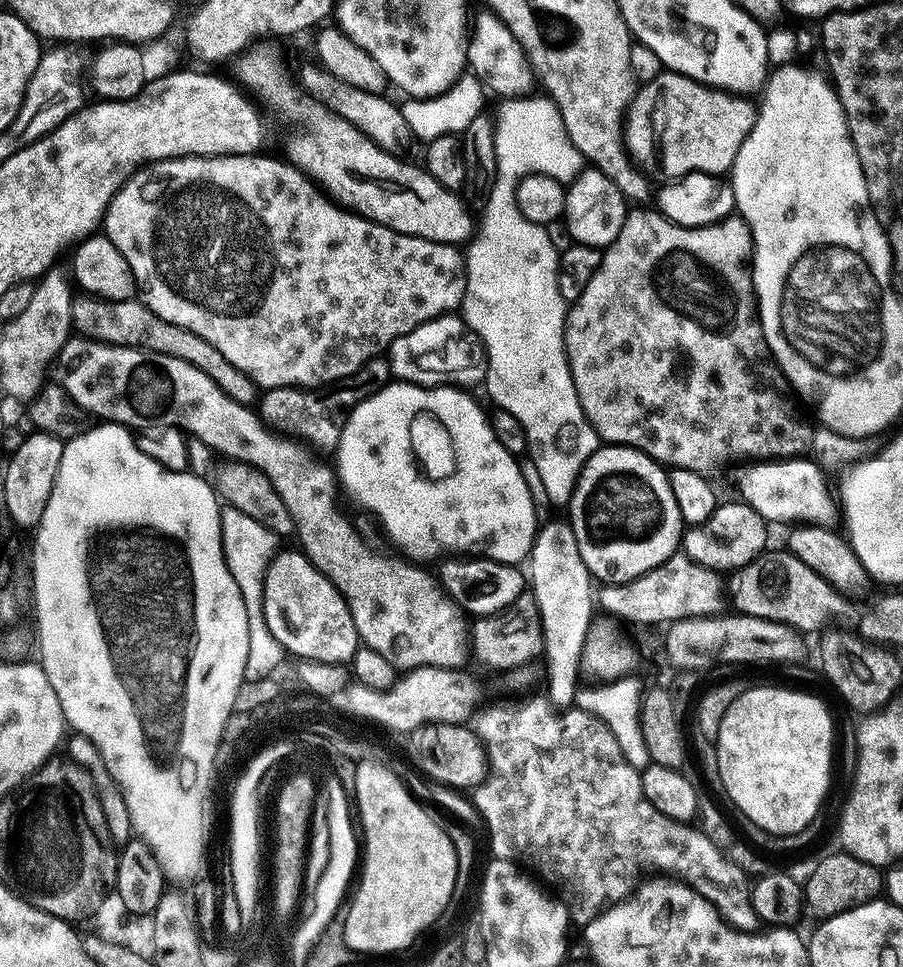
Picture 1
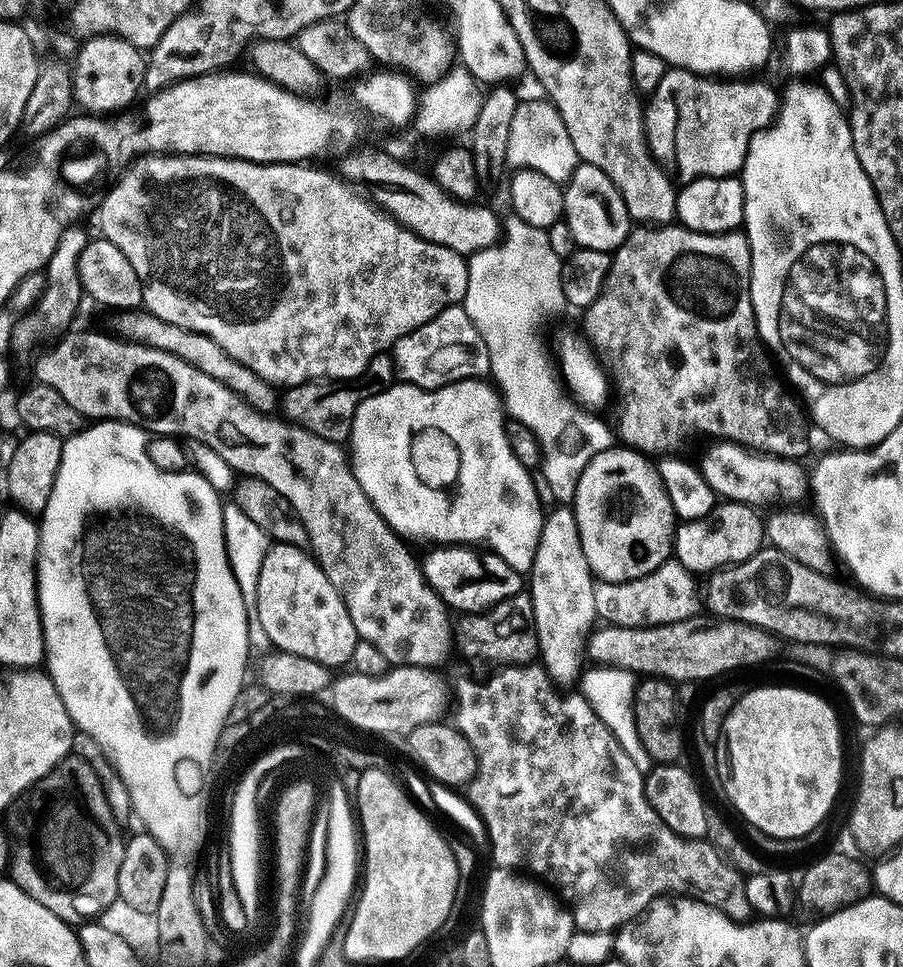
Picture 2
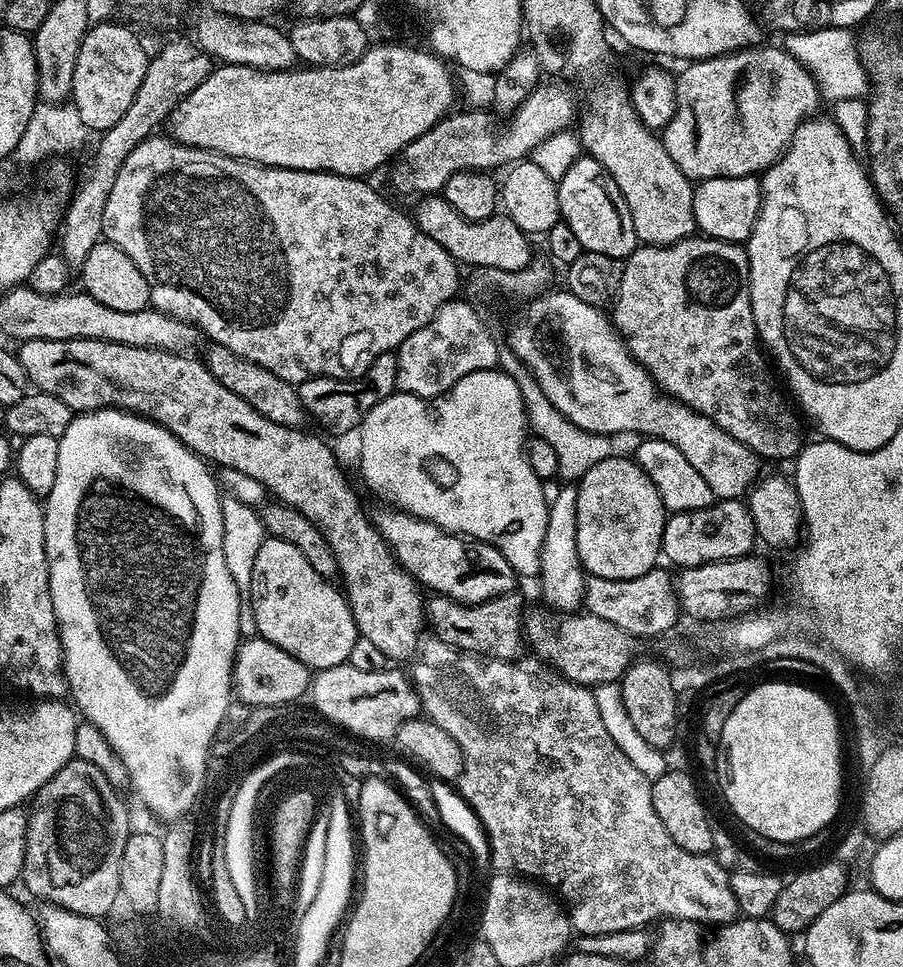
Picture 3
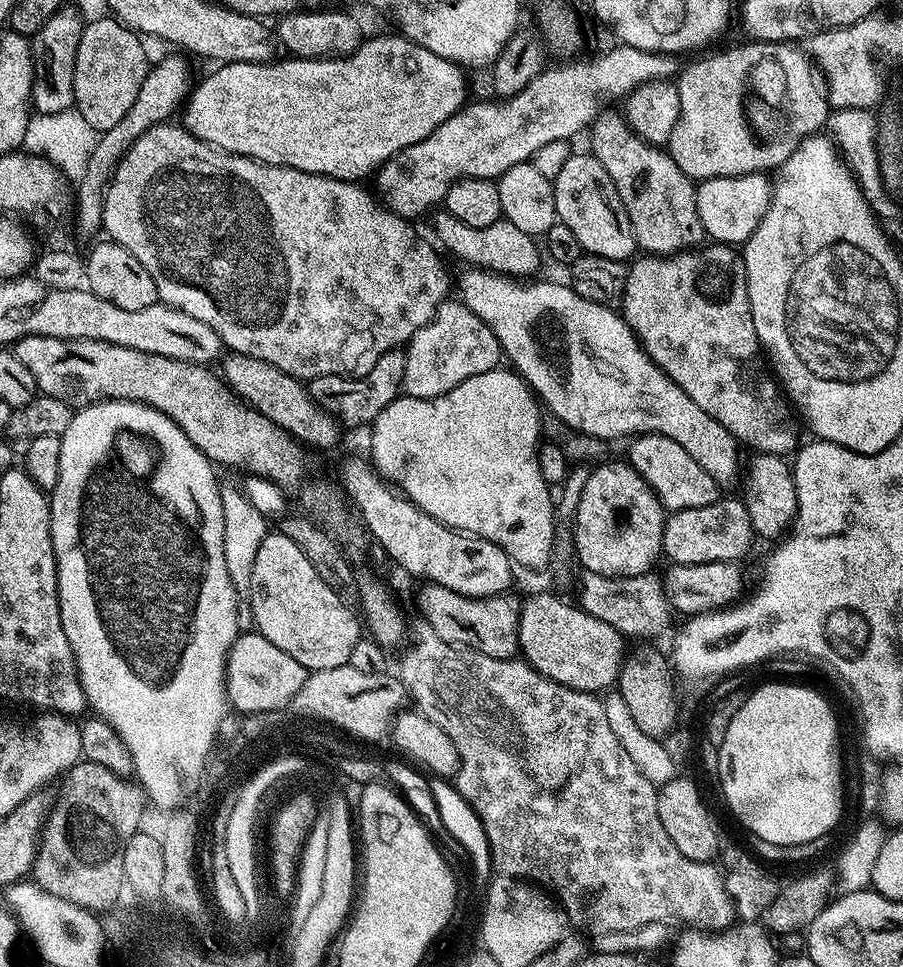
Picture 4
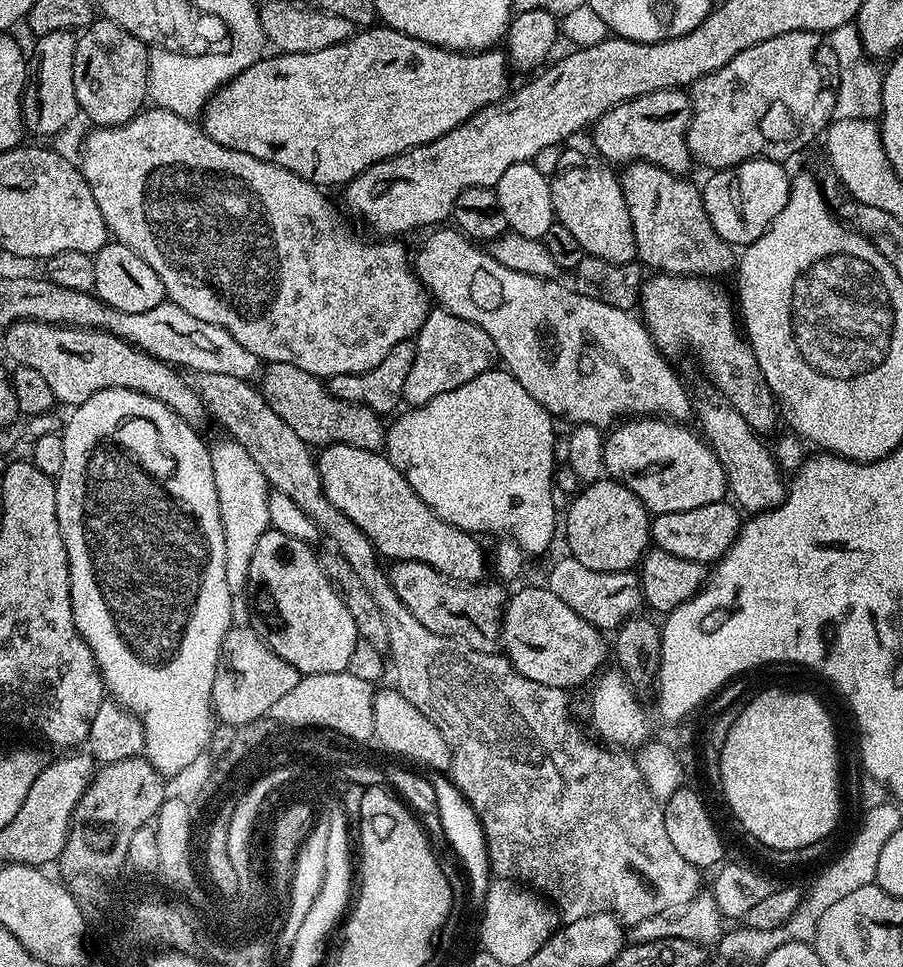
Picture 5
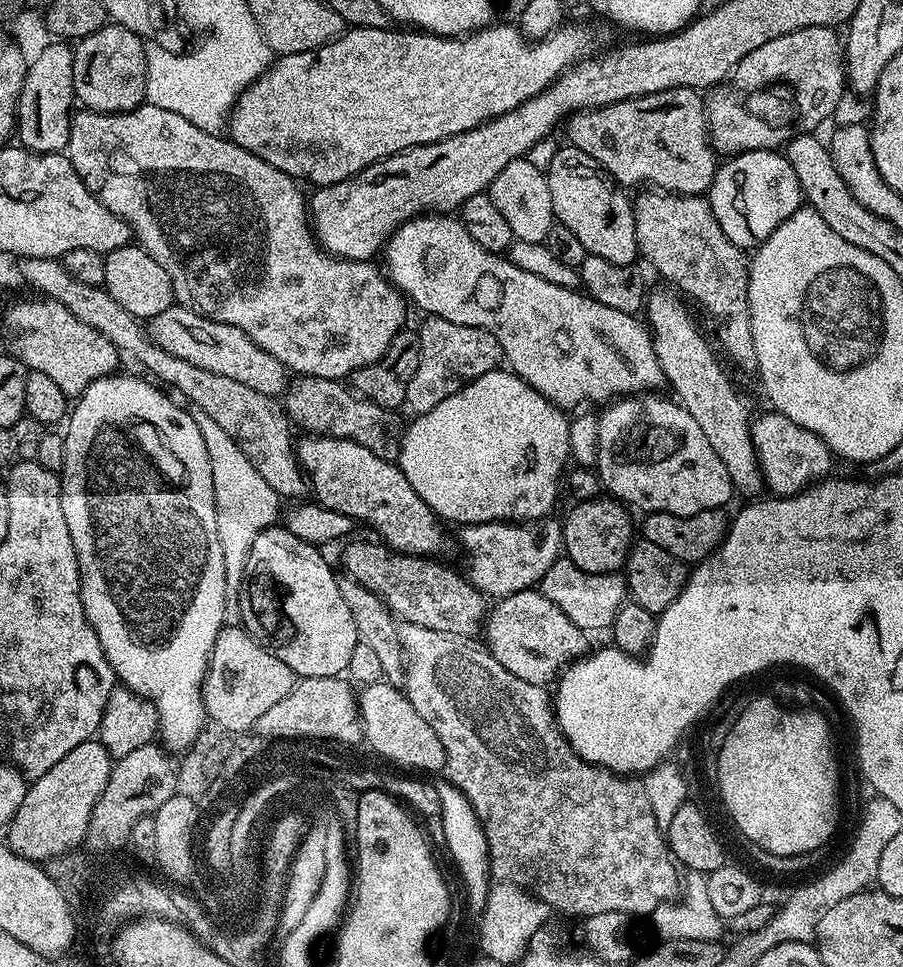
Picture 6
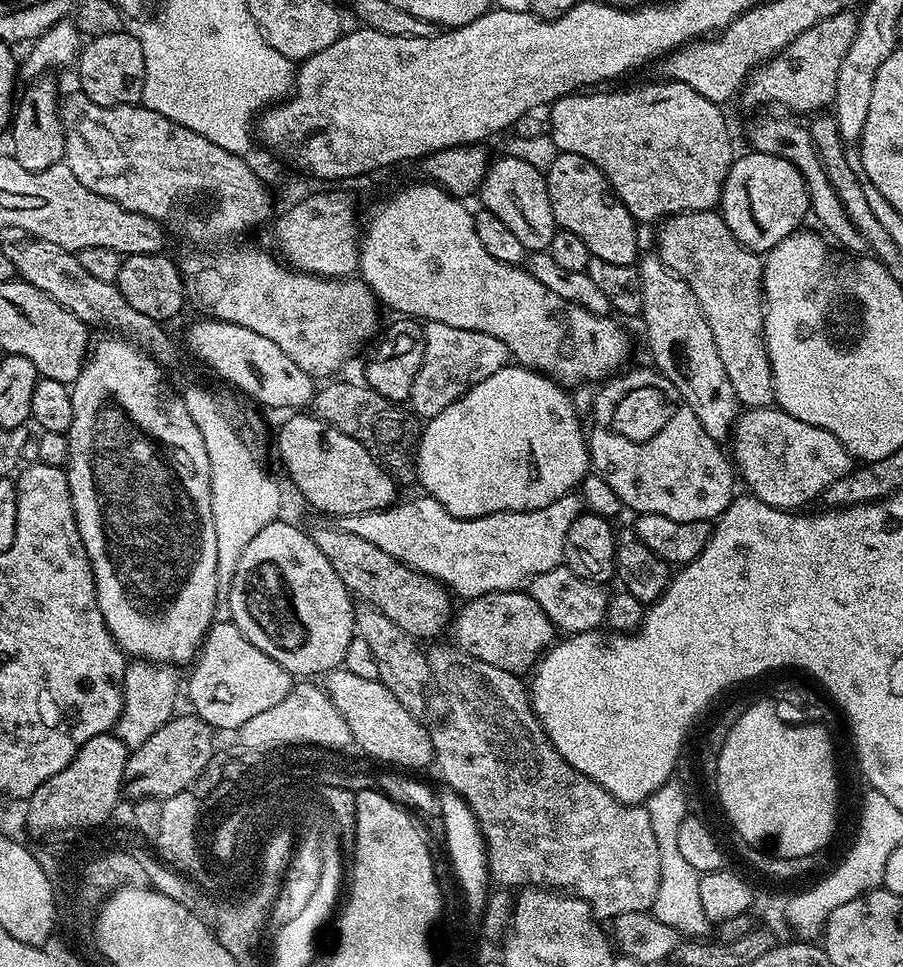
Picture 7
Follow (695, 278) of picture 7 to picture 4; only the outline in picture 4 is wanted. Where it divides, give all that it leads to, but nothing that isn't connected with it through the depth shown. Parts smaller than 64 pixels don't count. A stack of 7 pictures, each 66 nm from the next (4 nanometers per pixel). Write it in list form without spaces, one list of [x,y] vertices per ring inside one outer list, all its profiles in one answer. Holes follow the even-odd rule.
[[[601,111],[600,115],[592,121],[591,155],[606,166],[606,174],[614,182],[618,190],[618,198],[622,198],[622,206],[626,206],[626,214],[630,218],[630,226],[634,230],[636,247],[641,253],[653,256],[674,256],[696,250],[705,243],[706,233],[702,226],[702,218],[698,218],[698,206],[696,205],[696,184],[674,162],[663,147],[647,144],[641,140],[628,127],[619,111]]]

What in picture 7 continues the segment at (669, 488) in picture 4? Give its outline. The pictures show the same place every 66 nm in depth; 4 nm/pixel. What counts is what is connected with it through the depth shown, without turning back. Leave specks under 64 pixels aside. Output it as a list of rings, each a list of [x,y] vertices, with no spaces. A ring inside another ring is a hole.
[[[629,367],[617,375],[609,376],[607,380],[599,385],[596,392],[596,401],[593,404],[593,410],[590,415],[592,428],[590,424],[590,431],[586,436],[591,471],[595,475],[606,478],[606,483],[610,485],[610,490],[614,490],[614,494],[618,494],[621,505],[625,509],[633,508],[633,513],[643,514],[649,512],[650,514],[662,514],[662,518],[674,518],[674,522],[715,521],[732,505],[734,493],[737,491],[737,489],[735,490],[736,484],[738,488],[738,476],[734,471],[733,461],[726,455],[725,449],[724,452],[720,449],[723,447],[721,447],[718,441],[710,438],[710,434],[706,434],[706,430],[702,430],[702,422],[698,422],[698,417],[694,415],[694,410],[690,410],[690,406],[686,406],[682,394],[678,394],[678,390],[674,390],[674,382],[666,379],[661,372],[656,371],[655,367],[647,367]]]

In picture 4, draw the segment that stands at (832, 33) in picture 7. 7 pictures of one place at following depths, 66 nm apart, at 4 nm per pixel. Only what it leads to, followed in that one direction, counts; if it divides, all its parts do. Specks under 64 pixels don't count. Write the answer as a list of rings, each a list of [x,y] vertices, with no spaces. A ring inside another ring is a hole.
[[[792,42],[747,43],[706,56],[679,73],[676,89],[680,113],[666,151],[694,182],[715,176],[745,176],[751,172],[768,174],[778,170],[786,158],[798,150],[802,141],[817,135],[828,121],[830,105],[825,89],[816,85],[812,64],[800,49],[803,47]]]

